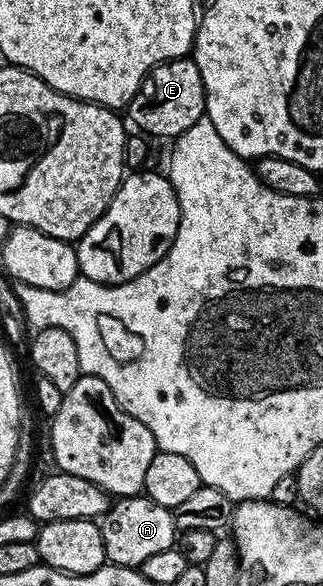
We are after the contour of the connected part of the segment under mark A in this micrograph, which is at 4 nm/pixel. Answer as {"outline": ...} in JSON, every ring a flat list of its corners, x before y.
{"outline":[[123,497,112,502,106,515,102,516,101,526,107,559,117,567,142,568,147,558,177,543,174,514,146,497]]}

